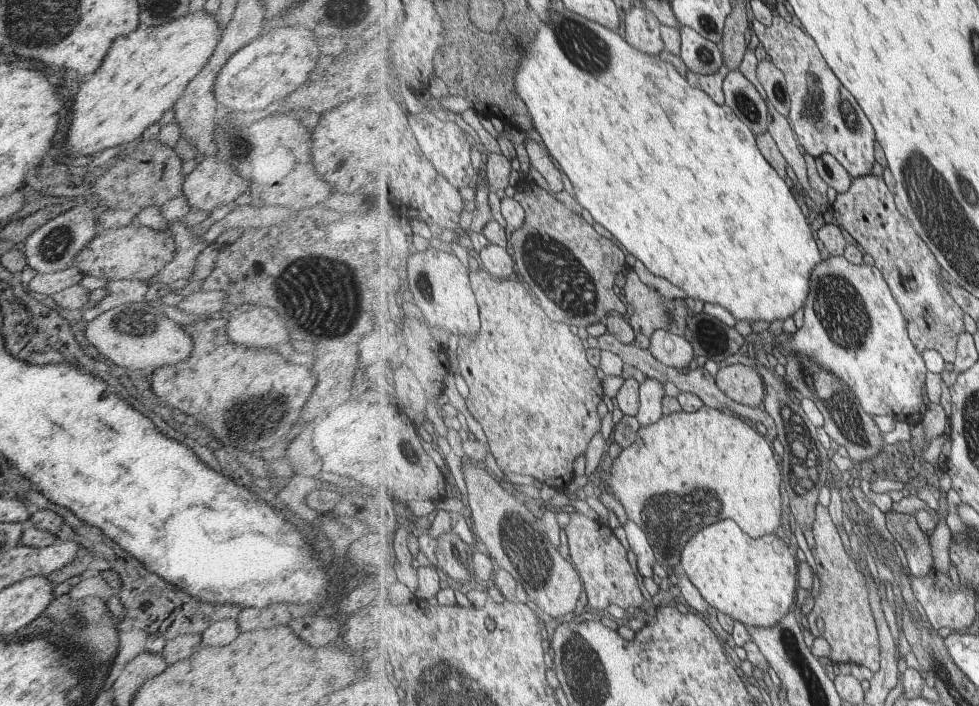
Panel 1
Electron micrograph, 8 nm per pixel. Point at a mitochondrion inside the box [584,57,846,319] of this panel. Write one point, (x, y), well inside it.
(816, 106)

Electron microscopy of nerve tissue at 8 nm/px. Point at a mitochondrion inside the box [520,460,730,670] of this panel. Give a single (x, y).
(694, 503)

